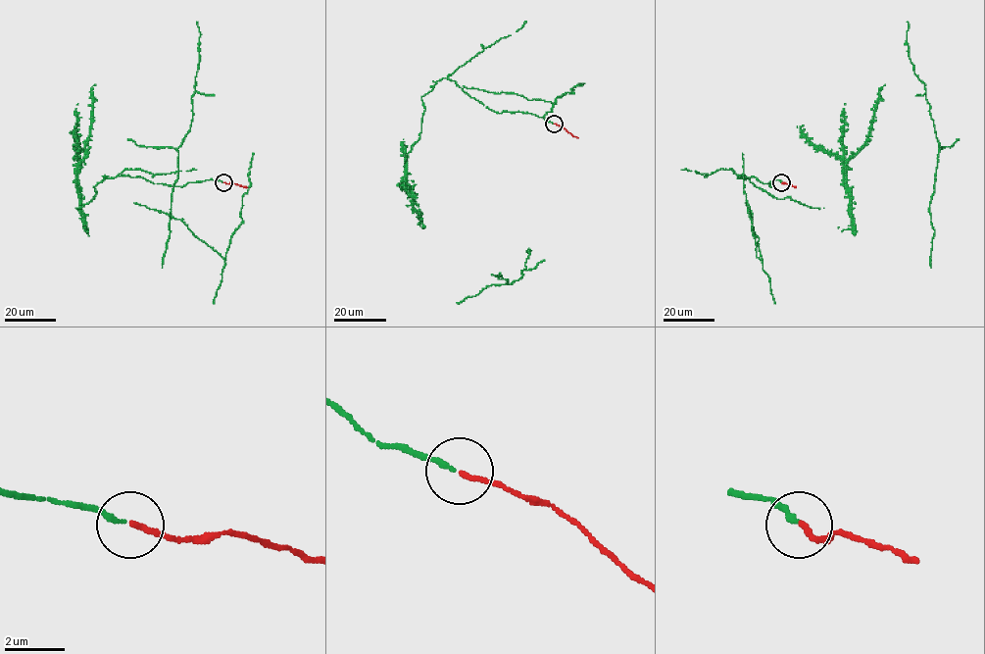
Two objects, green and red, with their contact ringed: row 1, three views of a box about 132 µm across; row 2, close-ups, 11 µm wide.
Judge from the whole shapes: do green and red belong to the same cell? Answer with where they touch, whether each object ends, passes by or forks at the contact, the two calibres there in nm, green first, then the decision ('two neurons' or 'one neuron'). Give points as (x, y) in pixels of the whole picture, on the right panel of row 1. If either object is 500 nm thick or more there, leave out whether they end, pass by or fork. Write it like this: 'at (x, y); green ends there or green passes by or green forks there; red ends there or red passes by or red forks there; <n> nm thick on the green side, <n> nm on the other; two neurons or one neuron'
at (781, 182); green ends there; red ends there; 160 nm thick on the green side, 160 nm on the other; one neuron

